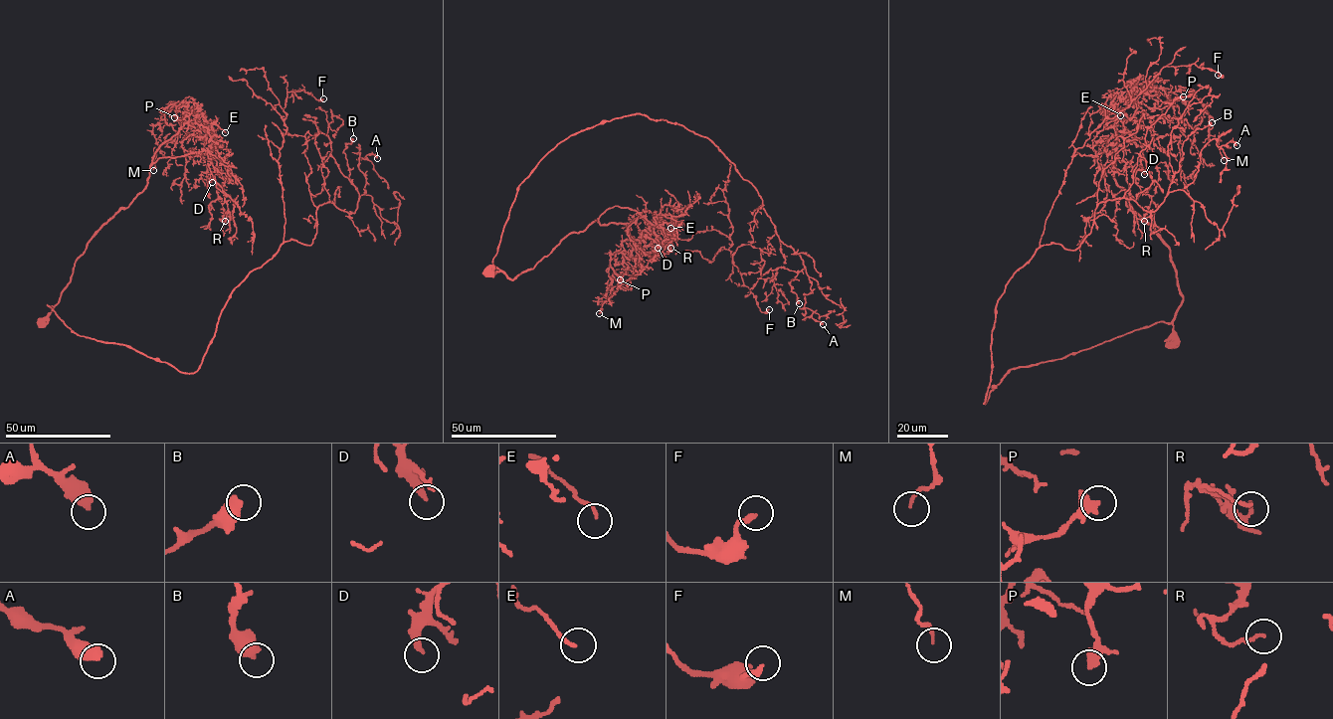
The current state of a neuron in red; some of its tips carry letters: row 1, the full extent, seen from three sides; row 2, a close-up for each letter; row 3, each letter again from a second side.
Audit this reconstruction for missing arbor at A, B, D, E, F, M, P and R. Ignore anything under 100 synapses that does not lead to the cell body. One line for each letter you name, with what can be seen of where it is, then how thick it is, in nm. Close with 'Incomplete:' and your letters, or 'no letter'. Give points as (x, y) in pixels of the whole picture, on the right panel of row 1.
Incomplete: no letter

